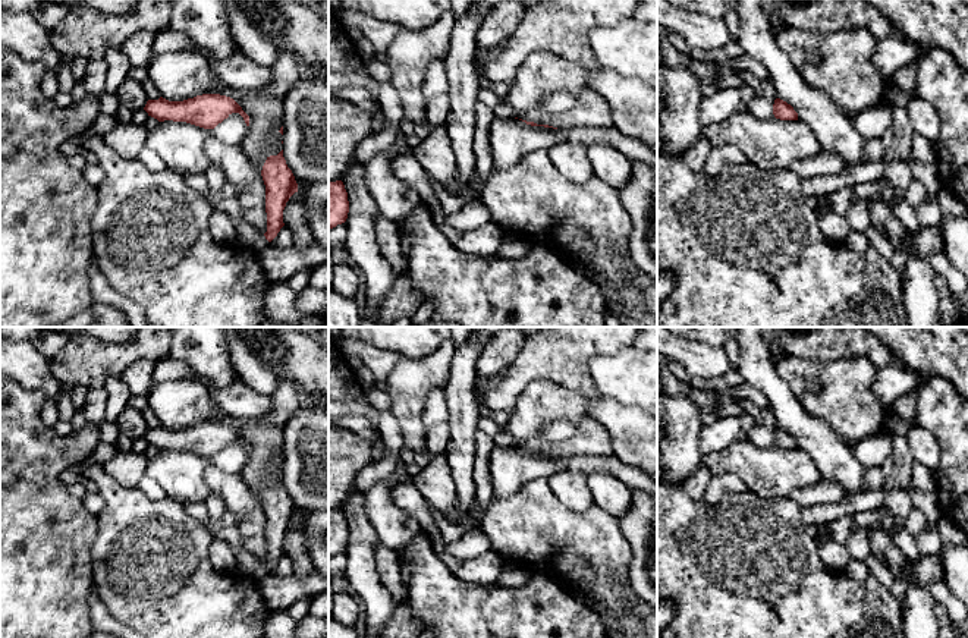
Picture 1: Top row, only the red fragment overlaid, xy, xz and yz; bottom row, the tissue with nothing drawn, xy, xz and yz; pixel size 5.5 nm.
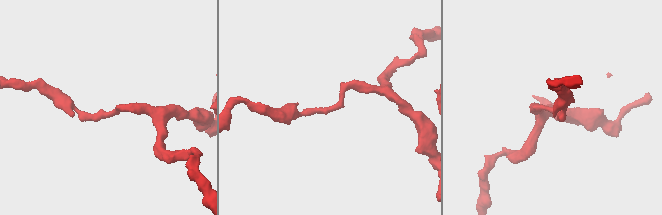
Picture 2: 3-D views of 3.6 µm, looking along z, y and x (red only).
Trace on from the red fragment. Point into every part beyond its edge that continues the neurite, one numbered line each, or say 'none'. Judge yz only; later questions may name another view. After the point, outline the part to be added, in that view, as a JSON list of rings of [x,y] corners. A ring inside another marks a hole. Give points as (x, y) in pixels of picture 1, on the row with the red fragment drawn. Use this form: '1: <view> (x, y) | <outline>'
none

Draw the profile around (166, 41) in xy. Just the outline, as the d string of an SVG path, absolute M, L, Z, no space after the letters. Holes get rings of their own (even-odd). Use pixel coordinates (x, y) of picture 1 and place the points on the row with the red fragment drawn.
M170 28L160 31L154 38L153 56L150 59L150 63L160 54L179 51L188 47L197 48L204 53L204 50L199 48L186 34L173 31Z

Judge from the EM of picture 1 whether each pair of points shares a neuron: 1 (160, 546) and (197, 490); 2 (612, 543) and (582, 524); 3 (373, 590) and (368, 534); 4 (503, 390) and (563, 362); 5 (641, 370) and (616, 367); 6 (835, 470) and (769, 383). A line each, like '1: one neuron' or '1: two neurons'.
1: two neurons
2: one neuron
3: one neuron
4: one neuron
5: one neuron
6: one neuron

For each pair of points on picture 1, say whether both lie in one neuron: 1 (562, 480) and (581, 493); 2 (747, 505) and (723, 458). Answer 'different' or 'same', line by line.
1: same
2: different

